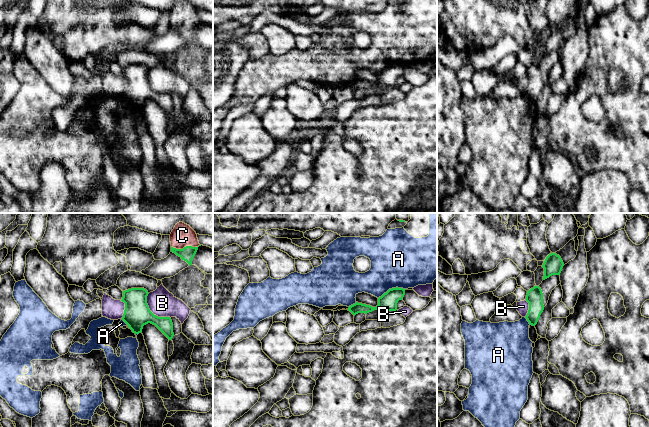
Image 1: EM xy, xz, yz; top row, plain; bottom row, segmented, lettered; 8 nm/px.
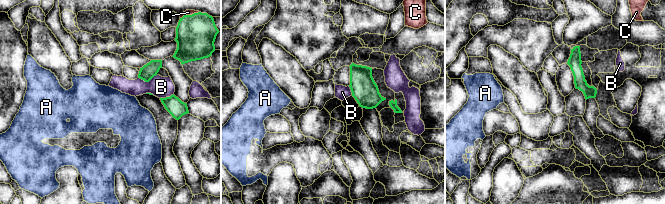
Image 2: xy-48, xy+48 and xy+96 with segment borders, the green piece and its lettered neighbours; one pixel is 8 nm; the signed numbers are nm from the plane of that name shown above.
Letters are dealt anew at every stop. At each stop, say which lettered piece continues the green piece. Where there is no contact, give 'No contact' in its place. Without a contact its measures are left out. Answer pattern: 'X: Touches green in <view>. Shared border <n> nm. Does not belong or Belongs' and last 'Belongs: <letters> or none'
A: Touches green in xz. Shared border 240 nm. Does not belong
B: Touches green in xy. Shared border 280 nm. Does not belong
C: Touches green in xy. Shared border 240 nm. Belongs
Belongs: C

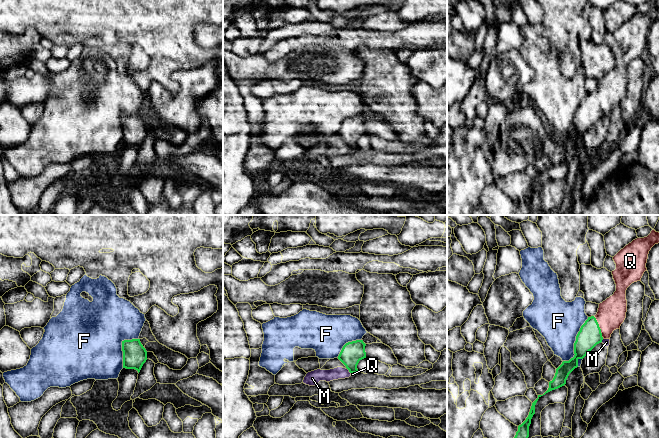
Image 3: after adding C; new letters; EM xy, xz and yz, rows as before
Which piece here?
F: Touches green in yz. Shared border 420 nm. Does not belong
M: Touches green in xz. Shared border 50 nm. Does not belong
Q: Touches green in yz. Shared border 190 nm. Belongs
Belongs: Q

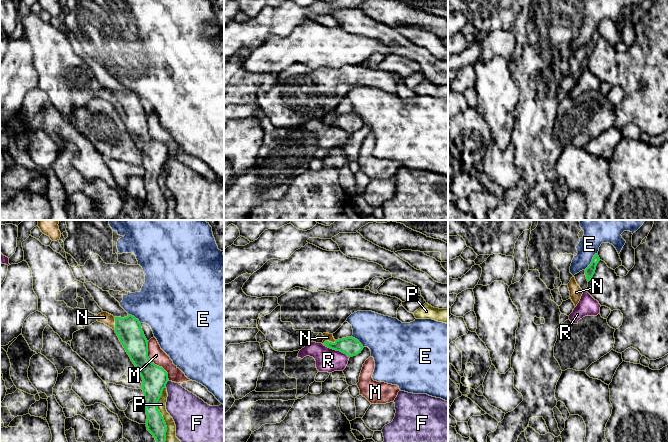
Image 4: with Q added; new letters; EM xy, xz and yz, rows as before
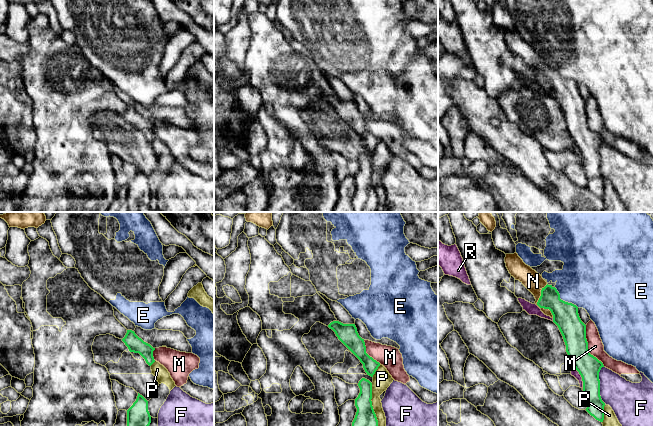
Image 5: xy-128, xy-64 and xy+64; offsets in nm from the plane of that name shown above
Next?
E: Touches green in yz. Shared border 170 nm. Does not belong
F: Touches green in xy. Shared border 60 nm. Does not belong
M: Touches green in xy. Shared border 360 nm. Does not belong
N: Touches green in xz. Shared border 120 nm. Belongs
P: Touches green in xy. Shared border 460 nm. Does not belong
R: Touches green in xz. Shared border 220 nm. Does not belong
Belongs: N

